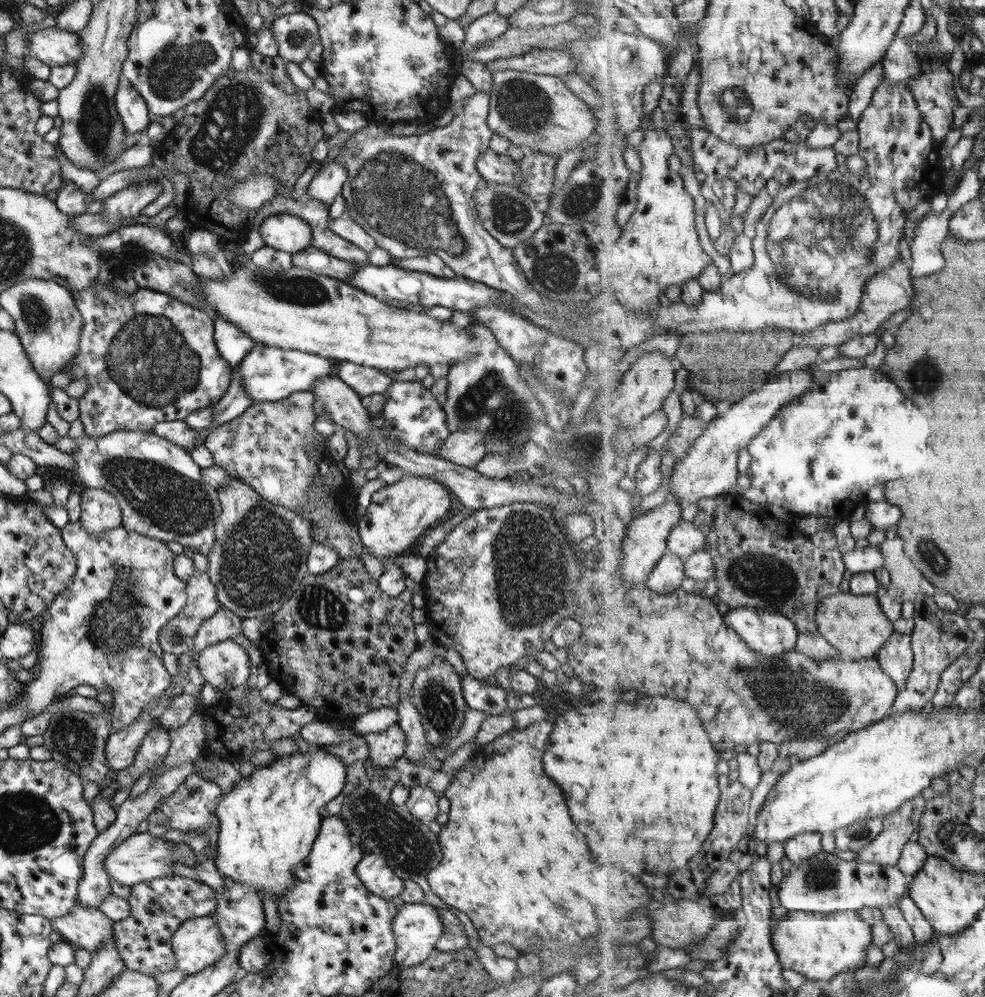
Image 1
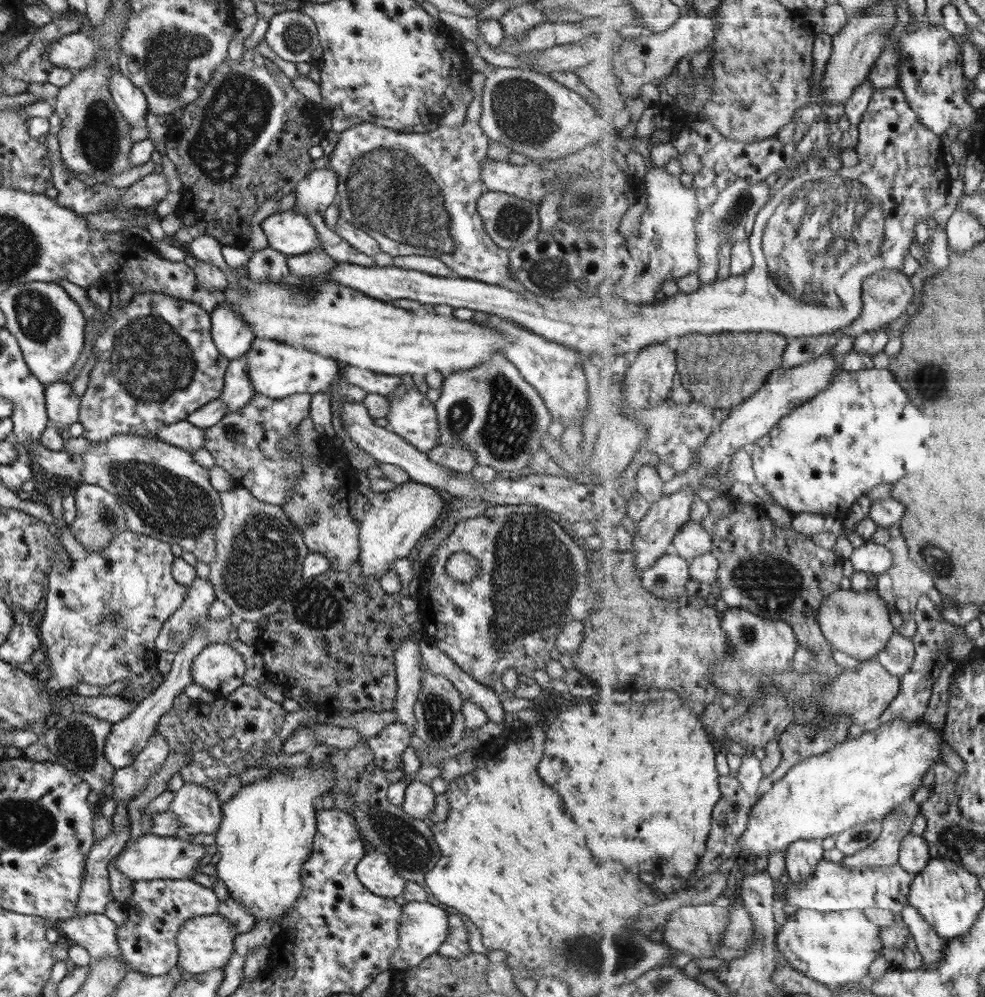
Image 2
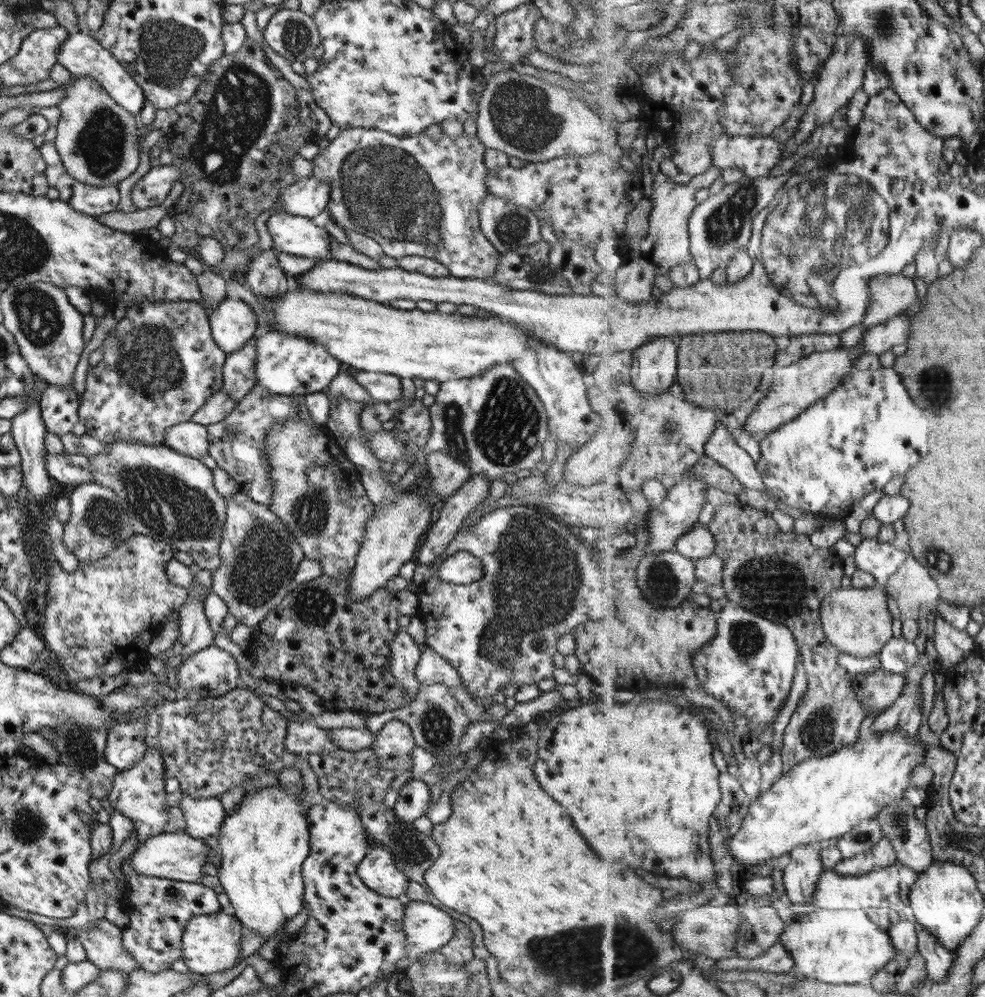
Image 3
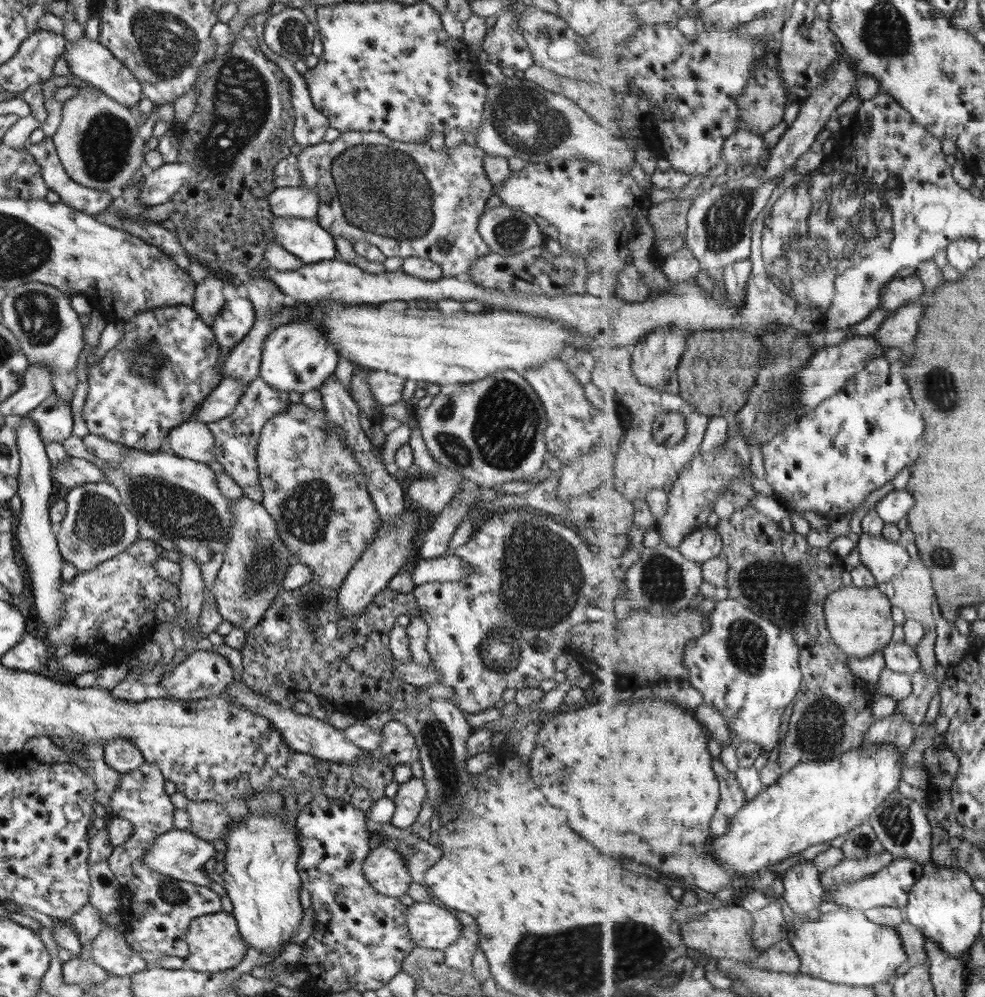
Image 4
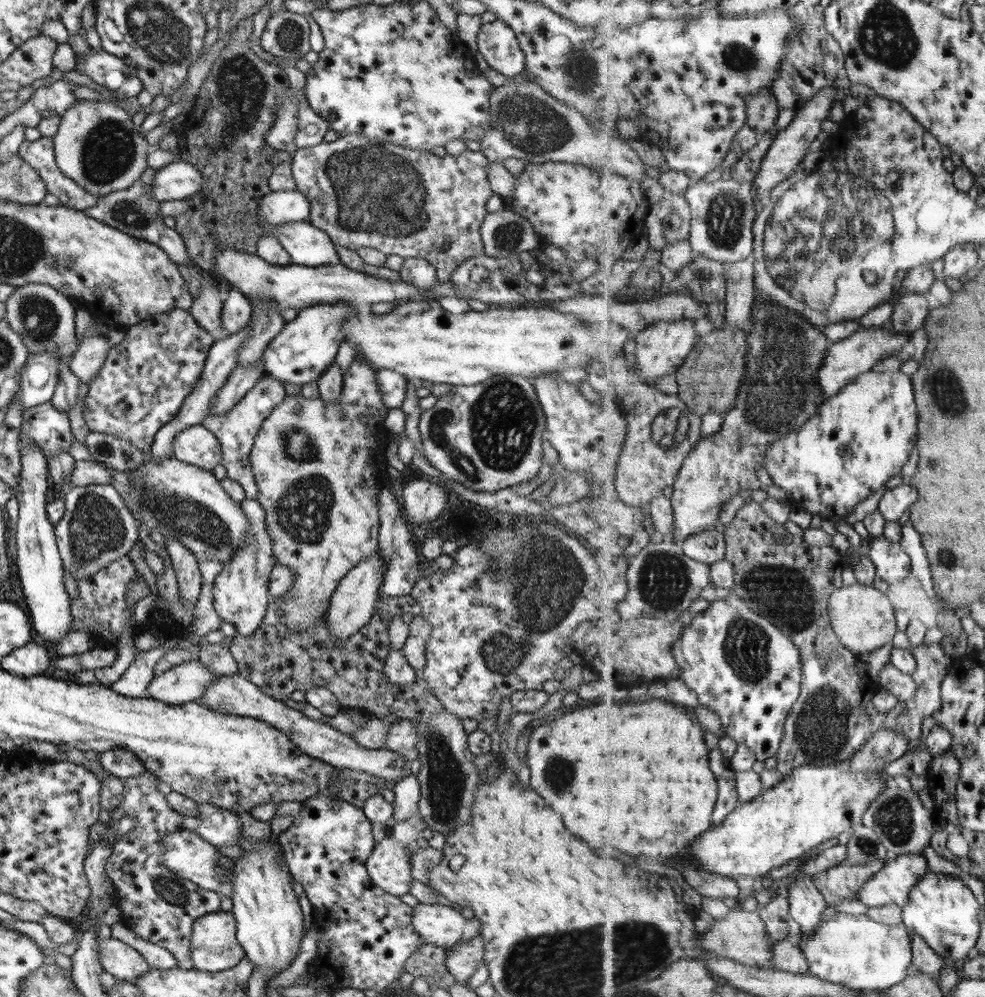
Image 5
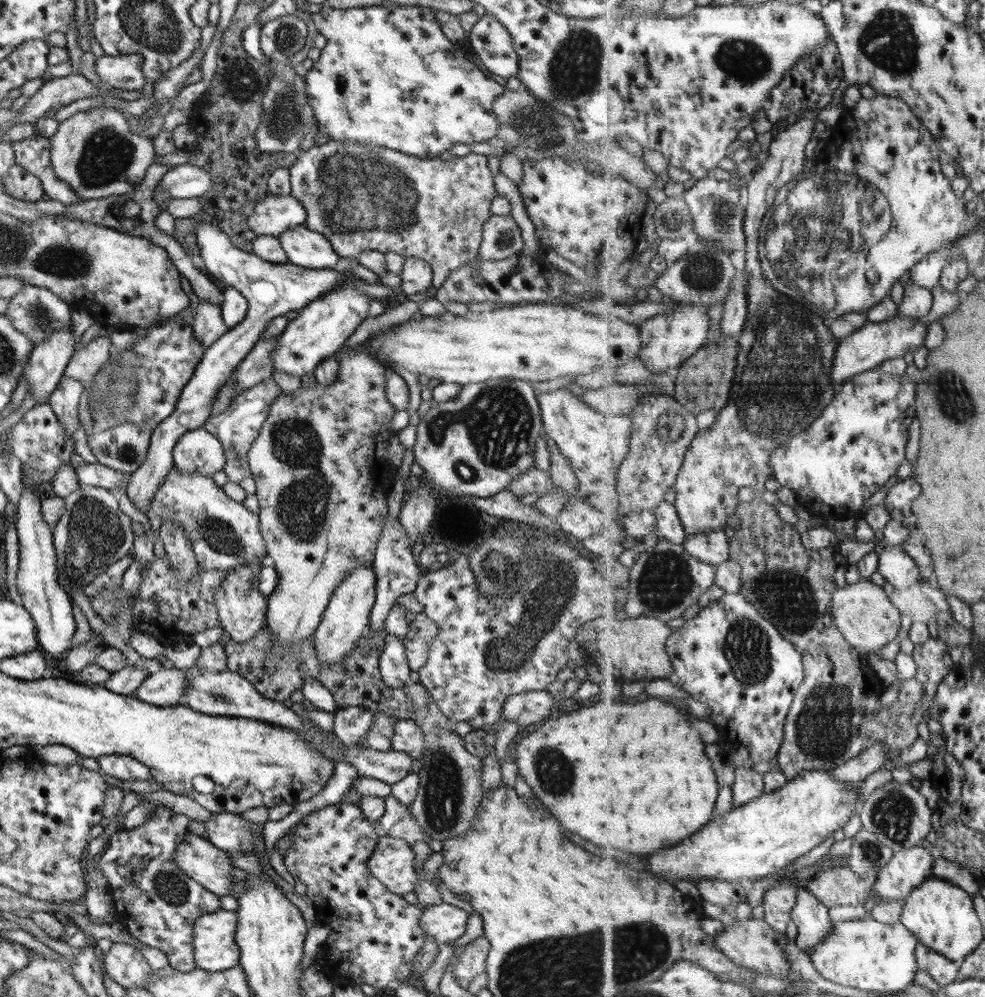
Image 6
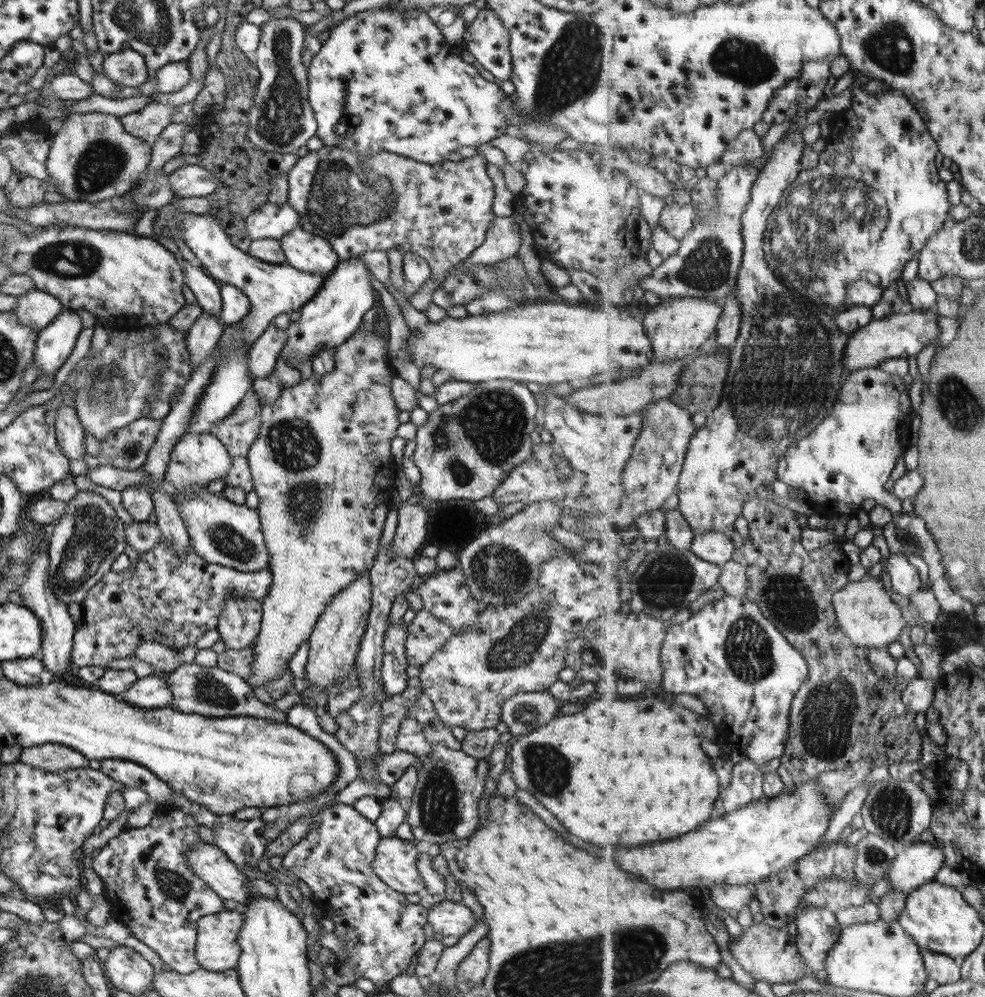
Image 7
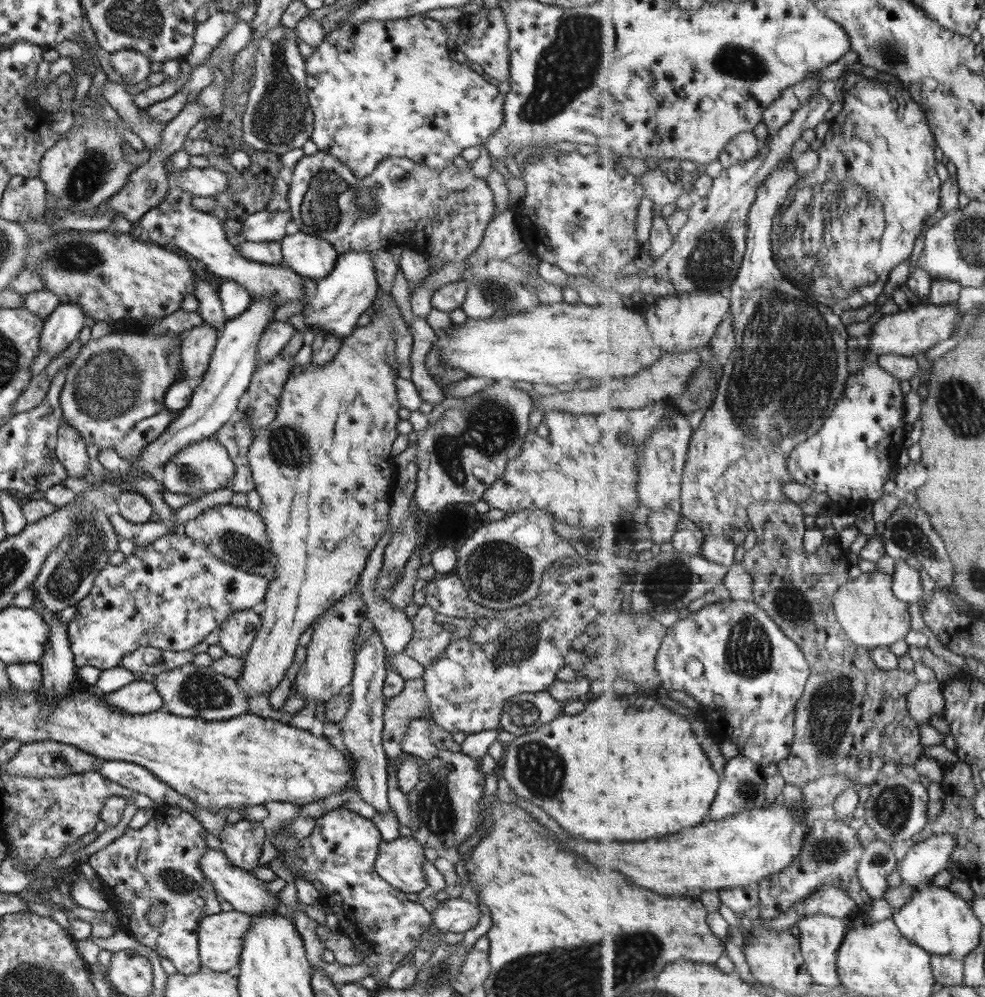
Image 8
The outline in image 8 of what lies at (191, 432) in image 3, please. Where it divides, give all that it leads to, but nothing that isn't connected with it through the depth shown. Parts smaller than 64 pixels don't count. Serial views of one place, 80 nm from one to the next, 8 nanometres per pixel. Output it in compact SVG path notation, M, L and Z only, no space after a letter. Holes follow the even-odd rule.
M210 437L197 443L189 444L179 449L174 456L165 463L159 472L159 480L165 491L170 493L190 495L194 498L203 497L220 488L226 488L233 480L234 466L221 444Z

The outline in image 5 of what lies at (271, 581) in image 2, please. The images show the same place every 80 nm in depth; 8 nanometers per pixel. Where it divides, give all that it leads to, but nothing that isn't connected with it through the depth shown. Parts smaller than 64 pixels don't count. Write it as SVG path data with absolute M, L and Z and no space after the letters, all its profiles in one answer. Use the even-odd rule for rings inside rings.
M244 499L239 503L239 508L250 524L250 534L248 540L229 559L229 563L215 576L212 584L212 606L220 620L233 625L237 635L253 637L256 636L266 612L269 601L267 582L271 568L277 566L277 563L271 554L271 543L265 530L264 511L261 506L256 500Z

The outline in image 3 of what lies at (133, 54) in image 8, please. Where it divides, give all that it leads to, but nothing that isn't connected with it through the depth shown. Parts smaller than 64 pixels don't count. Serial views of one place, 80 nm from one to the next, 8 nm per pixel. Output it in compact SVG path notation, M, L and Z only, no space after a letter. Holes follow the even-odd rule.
M69 34L61 43L56 62L64 66L74 78L88 76L97 81L105 93L121 108L132 115L139 113L145 104L141 88L135 84L133 77L105 50L97 41L95 35Z

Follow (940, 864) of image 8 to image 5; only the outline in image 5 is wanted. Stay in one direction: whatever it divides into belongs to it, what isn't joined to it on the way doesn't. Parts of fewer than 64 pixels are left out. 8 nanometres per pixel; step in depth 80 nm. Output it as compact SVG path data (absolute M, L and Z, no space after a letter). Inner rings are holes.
M905 853L890 857L885 862L885 866L874 874L865 884L862 890L858 892L857 900L861 901L865 906L878 907L887 906L889 904L897 904L902 908L907 905L910 899L913 887L929 872L929 864L925 855L919 853Z

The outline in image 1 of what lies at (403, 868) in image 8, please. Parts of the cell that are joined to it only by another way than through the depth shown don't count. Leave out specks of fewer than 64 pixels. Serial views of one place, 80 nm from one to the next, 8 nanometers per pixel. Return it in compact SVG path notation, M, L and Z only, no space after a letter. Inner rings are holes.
M365 855L355 865L354 875L369 892L382 899L400 896L404 885L404 880L398 877L381 855Z

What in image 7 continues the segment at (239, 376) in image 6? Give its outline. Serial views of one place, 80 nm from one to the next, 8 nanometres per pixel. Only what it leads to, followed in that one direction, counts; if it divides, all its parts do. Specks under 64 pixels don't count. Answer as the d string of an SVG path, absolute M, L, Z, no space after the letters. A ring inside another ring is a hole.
M268 324L267 328L252 342L246 352L251 382L254 378L261 378L272 372L275 360L286 340L285 330Z

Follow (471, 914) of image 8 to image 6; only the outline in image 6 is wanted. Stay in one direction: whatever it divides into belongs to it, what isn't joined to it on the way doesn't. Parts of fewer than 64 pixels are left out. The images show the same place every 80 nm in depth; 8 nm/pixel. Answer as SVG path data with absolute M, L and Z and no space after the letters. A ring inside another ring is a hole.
M440 903L421 907L419 927L425 937L429 936L433 942L447 946L448 942L463 935L468 916L467 912L451 904Z

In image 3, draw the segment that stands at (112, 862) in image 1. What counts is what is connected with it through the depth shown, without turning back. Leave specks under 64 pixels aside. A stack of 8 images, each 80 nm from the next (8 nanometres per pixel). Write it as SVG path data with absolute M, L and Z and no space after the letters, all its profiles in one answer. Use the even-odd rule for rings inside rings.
M159 833L144 840L137 849L129 855L128 863L137 873L145 876L156 876L181 882L199 883L204 876L203 864L210 856L209 846L202 839L196 839L187 833Z

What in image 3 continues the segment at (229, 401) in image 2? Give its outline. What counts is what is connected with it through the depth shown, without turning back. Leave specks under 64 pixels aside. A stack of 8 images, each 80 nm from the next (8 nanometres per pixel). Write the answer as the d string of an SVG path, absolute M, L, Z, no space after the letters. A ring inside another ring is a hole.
M253 335L238 351L226 355L222 366L222 388L237 402L241 400L255 384L254 364L256 361Z

